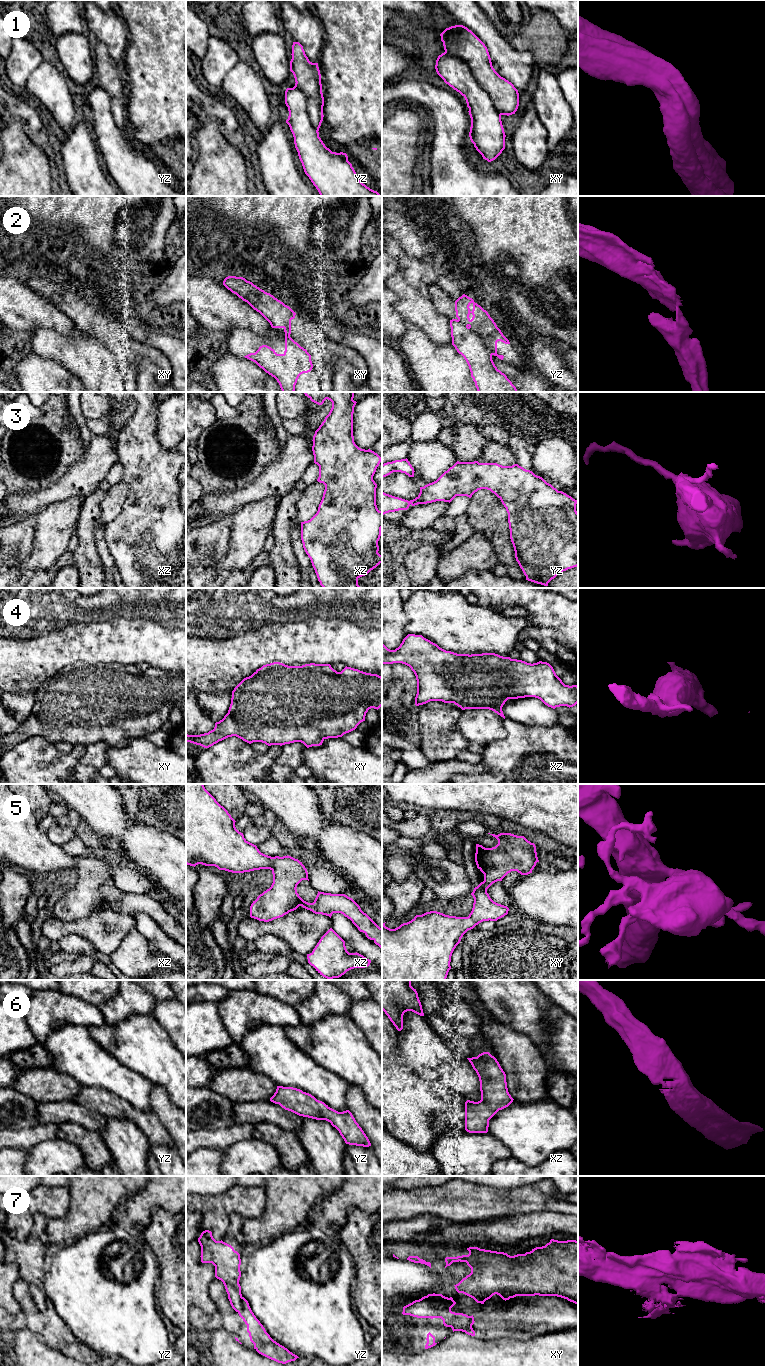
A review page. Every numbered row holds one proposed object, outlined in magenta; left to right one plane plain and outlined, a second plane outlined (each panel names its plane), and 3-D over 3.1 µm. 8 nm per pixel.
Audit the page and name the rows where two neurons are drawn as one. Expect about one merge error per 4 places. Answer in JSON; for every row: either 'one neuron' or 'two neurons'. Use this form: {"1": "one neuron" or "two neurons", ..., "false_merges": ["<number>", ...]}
{"1": "two neurons", "2": "two neurons", "3": "one neuron", "4": "one neuron", "5": "one neuron", "6": "one neuron", "7": "two neurons", "false_merges": ["1", "2", "7"]}

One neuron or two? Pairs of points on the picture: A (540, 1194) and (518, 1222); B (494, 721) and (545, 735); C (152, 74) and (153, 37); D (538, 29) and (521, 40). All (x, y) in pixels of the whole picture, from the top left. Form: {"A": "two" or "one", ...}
{"A": "two", "B": "two", "C": "one", "D": "one"}

